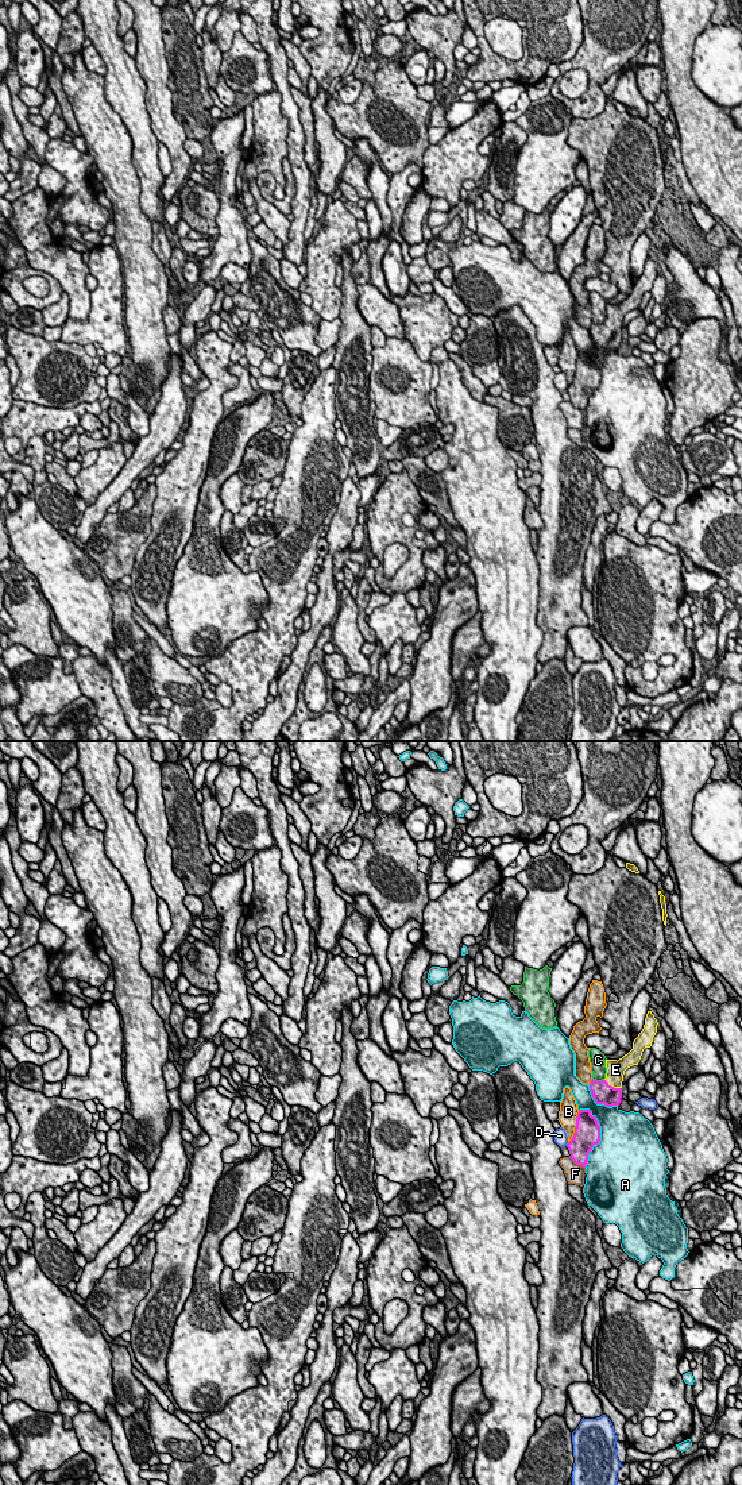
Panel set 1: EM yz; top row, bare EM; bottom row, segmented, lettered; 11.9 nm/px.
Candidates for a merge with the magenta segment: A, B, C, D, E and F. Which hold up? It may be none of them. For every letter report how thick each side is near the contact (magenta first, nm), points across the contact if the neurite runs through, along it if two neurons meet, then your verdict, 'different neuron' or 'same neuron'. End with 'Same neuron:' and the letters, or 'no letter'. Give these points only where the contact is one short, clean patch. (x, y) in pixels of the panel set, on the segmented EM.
A: 320 nm thick on the magenta side, 480 nm on the other; different neuron
B: 320 nm thick on the magenta side, 220 nm on the other; different neuron
C: 260 nm thick on the magenta side, 190 nm on the other; border along yz (592, 1077), (603, 1080); different neuron
D: 300 nm thick on the magenta side, 160 nm on the other; different neuron
E: 260 nm thick on the magenta side, 220 nm on the other; runs through yz (603, 1094), (613, 1087), (615, 1069); same neuron
F: 280 nm thick on the magenta side, 220 nm on the other; border along yz (569, 1156), (584, 1168); different neuron
Same neuron: E

